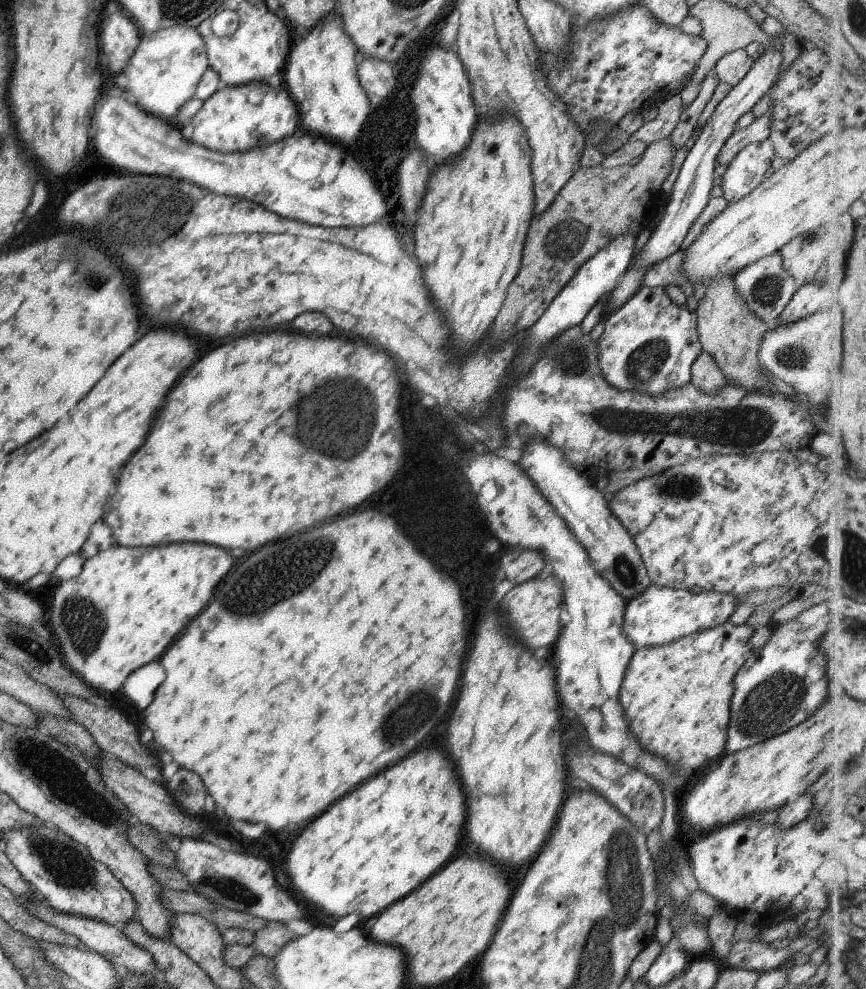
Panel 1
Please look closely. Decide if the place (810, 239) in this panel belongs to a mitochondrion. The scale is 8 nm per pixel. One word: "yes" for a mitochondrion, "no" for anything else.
yes

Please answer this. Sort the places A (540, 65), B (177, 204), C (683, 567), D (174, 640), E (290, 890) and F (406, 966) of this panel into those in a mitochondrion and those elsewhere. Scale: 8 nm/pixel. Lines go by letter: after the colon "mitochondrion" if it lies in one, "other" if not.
A: other
B: mitochondrion
C: other
D: other
E: other
F: other

